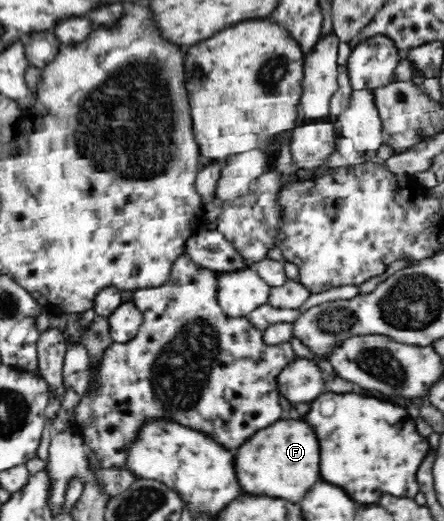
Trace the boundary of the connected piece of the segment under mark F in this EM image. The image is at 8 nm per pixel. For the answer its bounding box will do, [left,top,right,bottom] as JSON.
[235,418,320,502]

